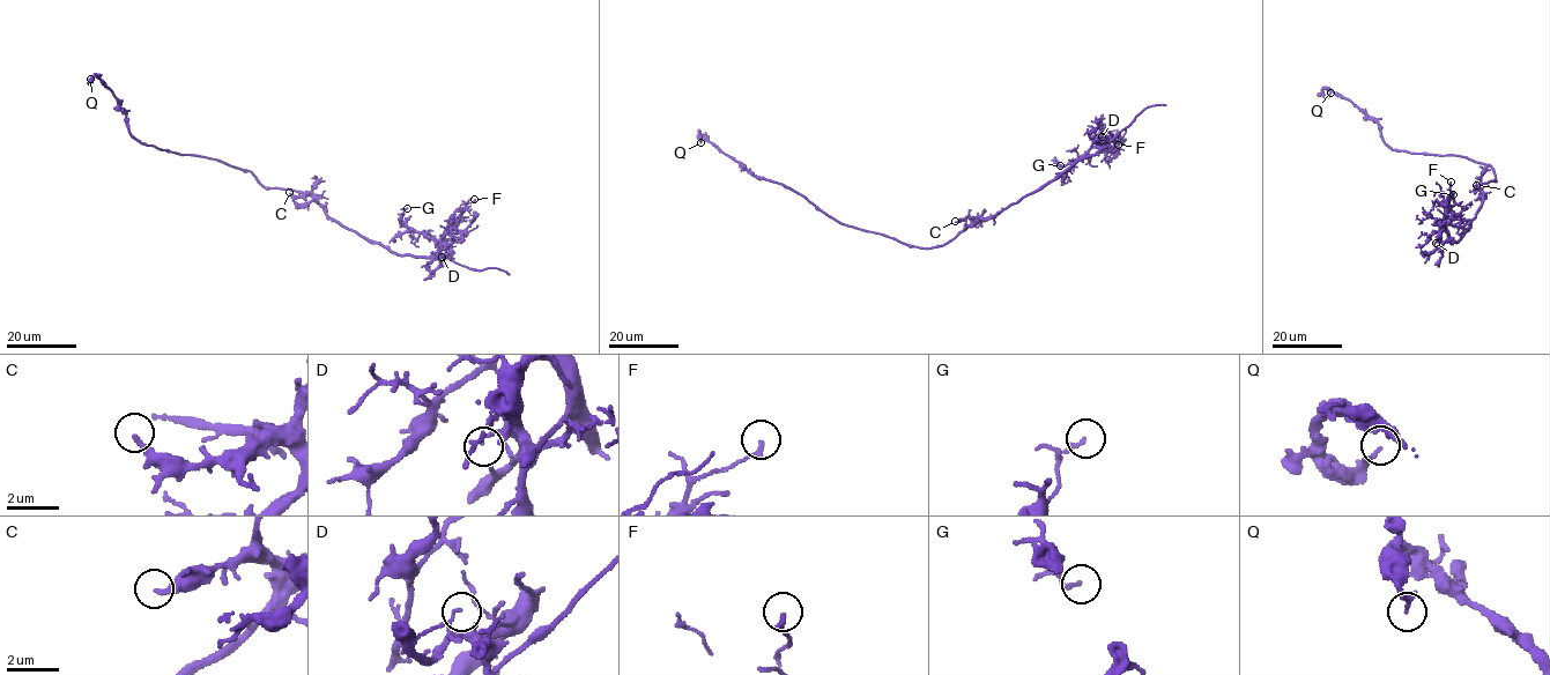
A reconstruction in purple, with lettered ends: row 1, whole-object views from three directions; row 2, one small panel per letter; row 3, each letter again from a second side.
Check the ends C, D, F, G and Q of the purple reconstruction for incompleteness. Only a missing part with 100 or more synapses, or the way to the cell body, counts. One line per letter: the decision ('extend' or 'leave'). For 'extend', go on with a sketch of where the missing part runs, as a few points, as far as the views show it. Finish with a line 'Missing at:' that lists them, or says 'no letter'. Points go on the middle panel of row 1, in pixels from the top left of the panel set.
C: leave
D: leave
F: leave
G: leave
Q: leave
Missing at: no letter

